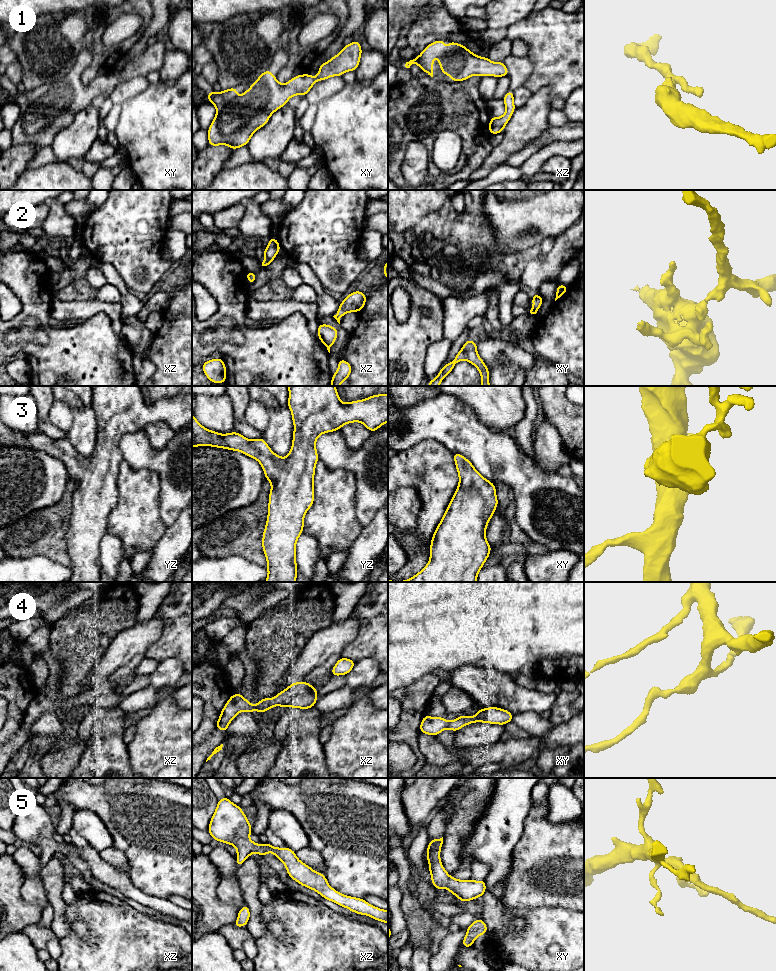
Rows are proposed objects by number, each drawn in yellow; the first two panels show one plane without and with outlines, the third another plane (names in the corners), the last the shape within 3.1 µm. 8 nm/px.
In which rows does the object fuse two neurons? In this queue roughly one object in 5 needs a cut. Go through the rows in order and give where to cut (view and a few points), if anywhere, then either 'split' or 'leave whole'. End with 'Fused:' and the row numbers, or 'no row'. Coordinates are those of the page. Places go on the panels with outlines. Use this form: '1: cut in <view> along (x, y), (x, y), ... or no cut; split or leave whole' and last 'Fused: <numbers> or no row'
1: no cut; leave whole
2: no cut; leave whole
3: no cut; leave whole
4: no cut; leave whole
5: no cut; leave whole
Fused: no row

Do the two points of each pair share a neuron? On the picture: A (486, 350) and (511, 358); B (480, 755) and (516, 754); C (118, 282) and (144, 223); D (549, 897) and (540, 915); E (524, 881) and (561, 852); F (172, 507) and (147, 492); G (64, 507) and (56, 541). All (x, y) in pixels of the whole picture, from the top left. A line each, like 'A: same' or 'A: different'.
A: same
B: same
C: different
D: different
E: same
F: different
G: same

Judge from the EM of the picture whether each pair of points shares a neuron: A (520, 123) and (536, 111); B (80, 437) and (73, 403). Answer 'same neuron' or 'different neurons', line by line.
A: same neuron
B: same neuron

